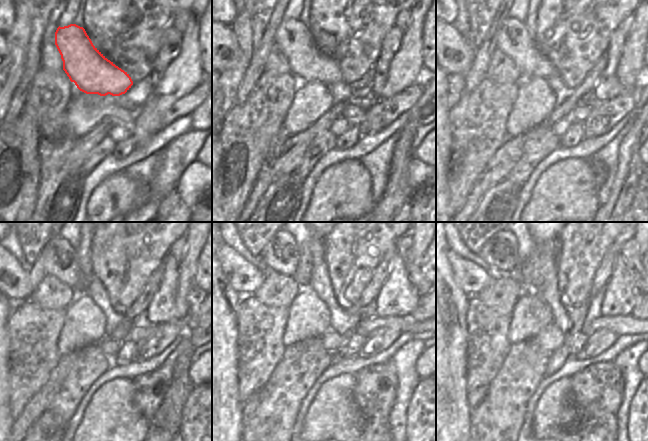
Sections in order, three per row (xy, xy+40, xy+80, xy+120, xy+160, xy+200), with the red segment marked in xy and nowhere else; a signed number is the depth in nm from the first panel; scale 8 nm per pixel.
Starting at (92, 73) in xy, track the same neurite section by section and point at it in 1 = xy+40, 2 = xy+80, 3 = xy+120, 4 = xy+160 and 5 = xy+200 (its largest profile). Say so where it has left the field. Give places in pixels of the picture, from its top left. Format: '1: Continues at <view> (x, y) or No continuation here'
1: Continues at xy+40 (293, 37)
2: Continues at xy+80 (513, 39)
3: Continues at xy+120 (59, 258)
4: Continues at xy+160 (281, 254)
5: Continues at xy+200 (500, 251).

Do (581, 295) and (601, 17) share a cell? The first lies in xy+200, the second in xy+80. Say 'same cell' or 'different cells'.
same cell

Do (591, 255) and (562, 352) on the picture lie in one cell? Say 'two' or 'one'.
one

